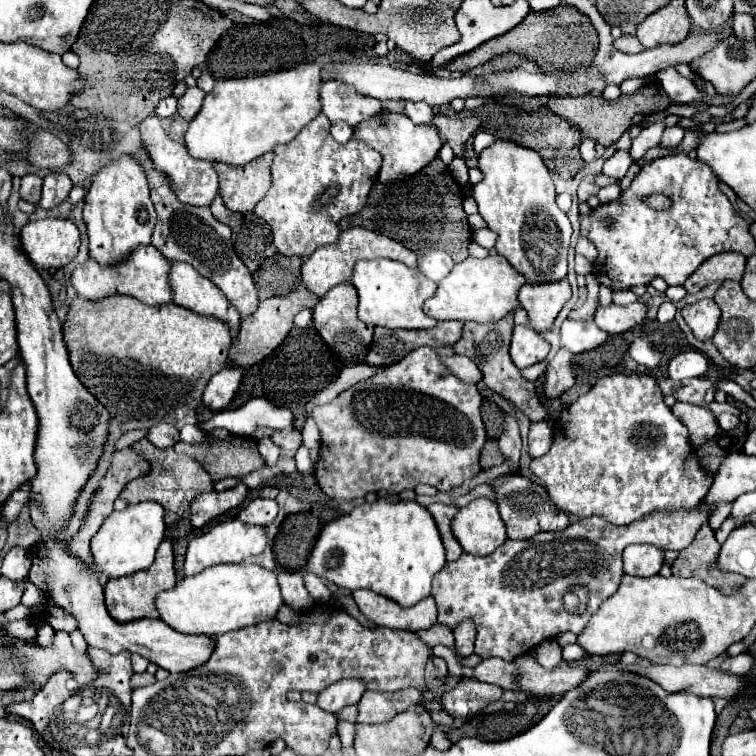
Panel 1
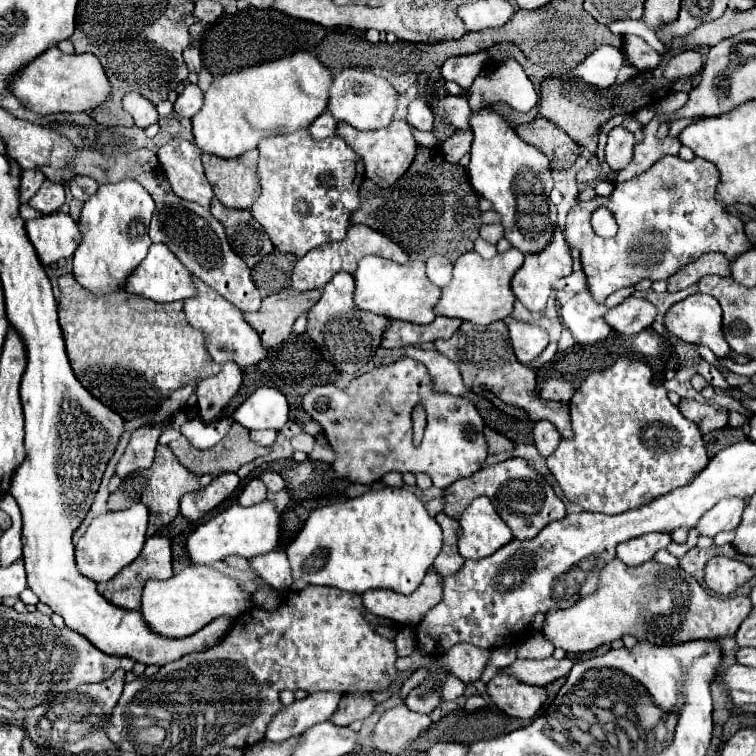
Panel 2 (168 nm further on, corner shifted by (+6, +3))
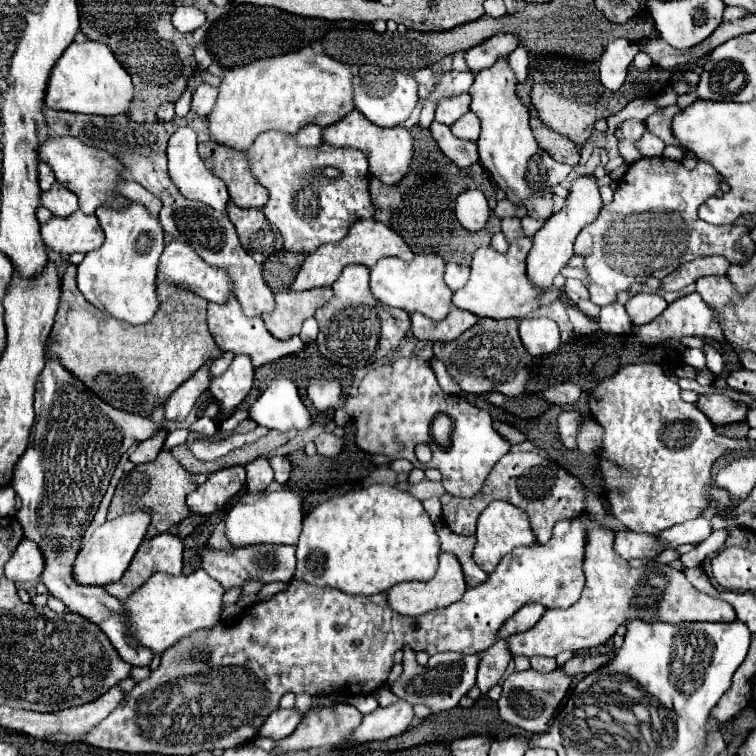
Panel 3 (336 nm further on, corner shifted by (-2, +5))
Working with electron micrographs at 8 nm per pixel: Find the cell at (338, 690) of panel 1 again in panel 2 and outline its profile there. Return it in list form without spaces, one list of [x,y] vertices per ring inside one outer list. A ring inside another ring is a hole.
[[[322,691],[308,695],[302,701],[294,701],[292,705],[284,707],[282,713],[272,719],[272,723],[268,723],[266,739],[280,743],[304,733],[304,729],[310,729],[316,723],[328,721],[332,713],[338,709],[340,699],[340,693]]]

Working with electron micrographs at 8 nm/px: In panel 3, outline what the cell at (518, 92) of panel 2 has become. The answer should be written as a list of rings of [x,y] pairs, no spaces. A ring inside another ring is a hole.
[[[518,47],[516,51],[510,53],[508,57],[508,65],[512,67],[514,75],[516,75],[516,83],[524,83],[528,77],[528,53],[526,47]]]

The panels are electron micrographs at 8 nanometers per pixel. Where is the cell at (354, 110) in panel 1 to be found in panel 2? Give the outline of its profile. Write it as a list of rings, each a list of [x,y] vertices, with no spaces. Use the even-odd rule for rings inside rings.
[[[350,67],[334,77],[328,111],[336,117],[336,121],[346,121],[356,129],[368,131],[368,129],[380,129],[390,125],[396,105],[398,105],[398,91],[384,77],[374,75],[372,71],[366,69]]]

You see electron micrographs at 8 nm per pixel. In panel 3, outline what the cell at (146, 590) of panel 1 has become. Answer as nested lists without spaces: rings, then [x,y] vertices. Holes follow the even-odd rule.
[[[162,533],[152,539],[144,539],[140,549],[136,551],[128,571],[120,581],[104,585],[104,589],[120,601],[126,601],[142,583],[150,579],[150,575],[162,571],[170,575],[182,573],[182,541],[172,533]]]

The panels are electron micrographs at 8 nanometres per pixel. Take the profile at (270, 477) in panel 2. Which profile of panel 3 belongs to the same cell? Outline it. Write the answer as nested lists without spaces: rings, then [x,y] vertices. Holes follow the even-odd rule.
[[[274,457],[270,461],[272,469],[274,469],[274,479],[280,483],[280,485],[286,485],[288,477],[290,477],[290,461],[286,457]]]

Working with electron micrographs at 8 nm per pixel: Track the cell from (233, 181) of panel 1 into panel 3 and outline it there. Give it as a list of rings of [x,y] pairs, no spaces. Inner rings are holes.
[[[214,141],[200,143],[198,153],[206,167],[220,177],[230,193],[230,199],[238,207],[264,207],[268,201],[268,189],[250,171],[248,155]]]

